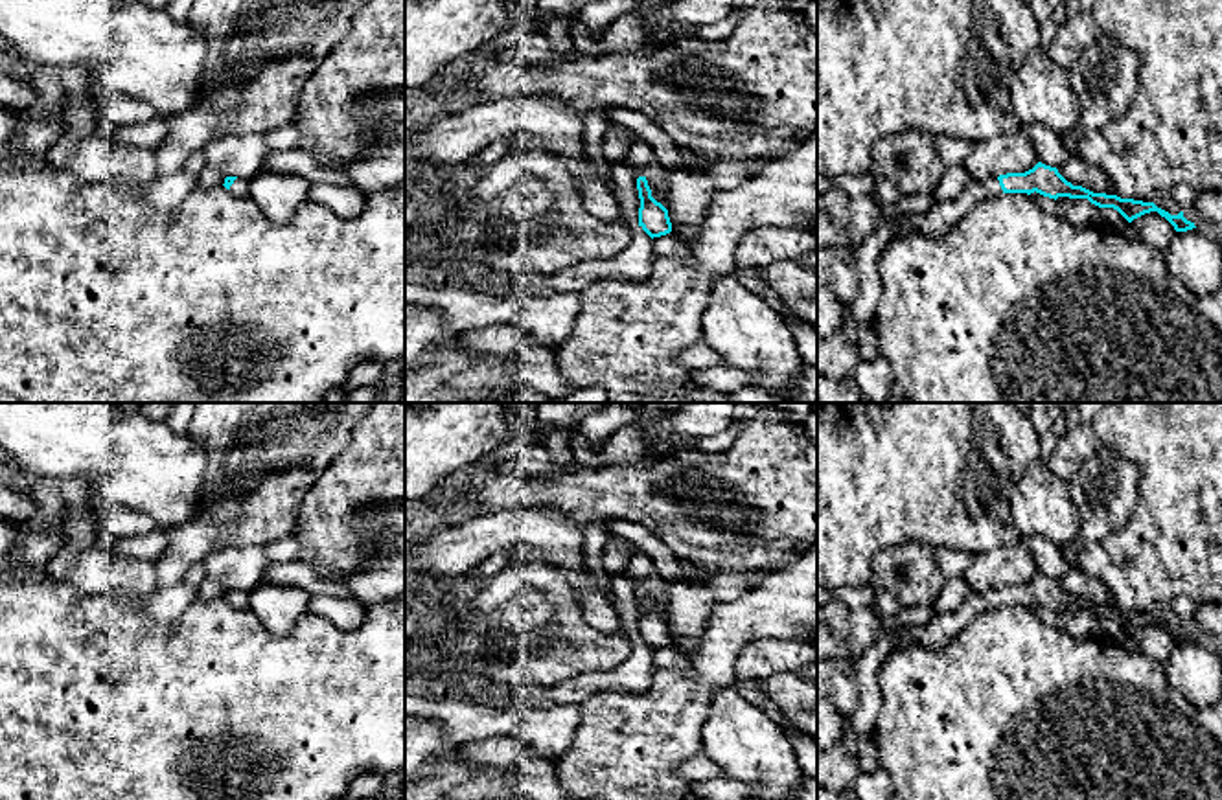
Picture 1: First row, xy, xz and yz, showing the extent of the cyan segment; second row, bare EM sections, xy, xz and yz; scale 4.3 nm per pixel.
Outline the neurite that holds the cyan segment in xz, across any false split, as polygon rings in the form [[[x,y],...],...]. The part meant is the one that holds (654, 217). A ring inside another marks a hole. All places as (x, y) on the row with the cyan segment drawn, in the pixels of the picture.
[[[646,177],[637,178],[640,199],[639,226],[653,239],[672,232],[668,210],[651,197]]]

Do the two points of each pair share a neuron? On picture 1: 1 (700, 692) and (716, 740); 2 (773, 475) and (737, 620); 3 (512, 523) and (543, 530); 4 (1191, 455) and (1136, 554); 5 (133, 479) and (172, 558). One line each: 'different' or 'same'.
1: different
2: different
3: same
4: same
5: different

